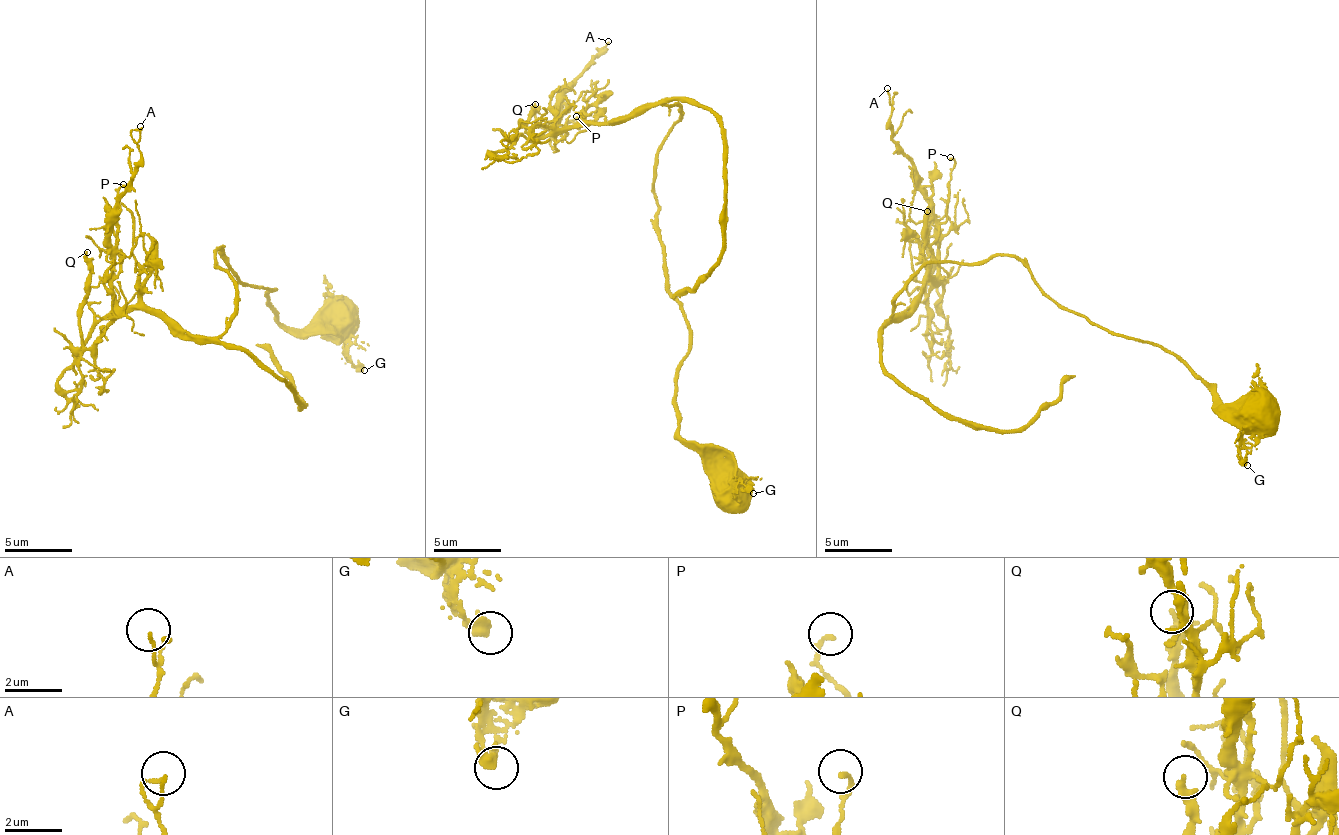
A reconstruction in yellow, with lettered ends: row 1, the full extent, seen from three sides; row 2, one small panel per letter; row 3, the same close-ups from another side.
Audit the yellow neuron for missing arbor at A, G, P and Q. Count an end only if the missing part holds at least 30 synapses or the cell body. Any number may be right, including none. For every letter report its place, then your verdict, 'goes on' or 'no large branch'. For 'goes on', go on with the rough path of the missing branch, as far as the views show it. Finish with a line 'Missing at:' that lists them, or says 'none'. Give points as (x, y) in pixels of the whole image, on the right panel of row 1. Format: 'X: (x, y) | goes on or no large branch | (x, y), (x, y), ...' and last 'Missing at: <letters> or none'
A: (887, 88) | no large branch
G: (1247, 465) | no large branch
P: (950, 157) | no large branch
Q: (927, 211) | no large branch
Missing at: none

